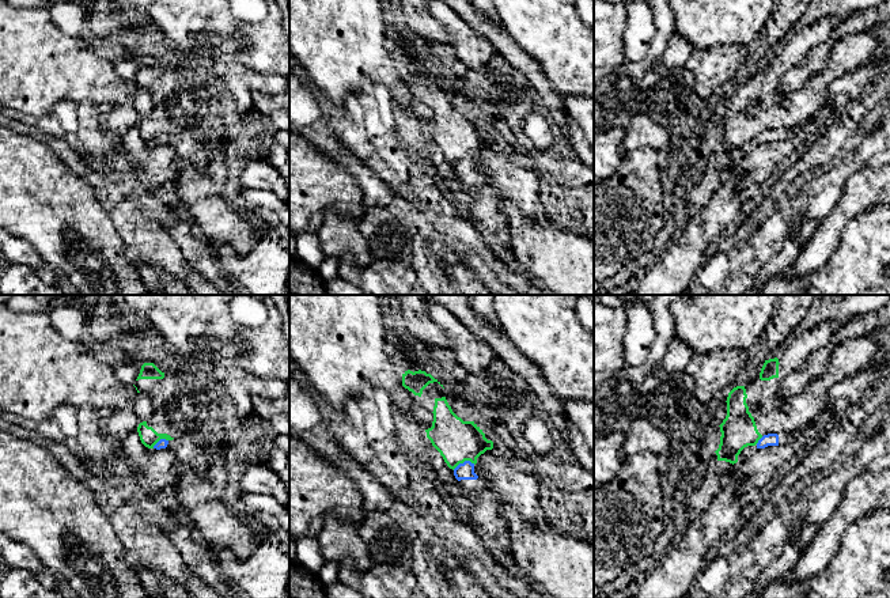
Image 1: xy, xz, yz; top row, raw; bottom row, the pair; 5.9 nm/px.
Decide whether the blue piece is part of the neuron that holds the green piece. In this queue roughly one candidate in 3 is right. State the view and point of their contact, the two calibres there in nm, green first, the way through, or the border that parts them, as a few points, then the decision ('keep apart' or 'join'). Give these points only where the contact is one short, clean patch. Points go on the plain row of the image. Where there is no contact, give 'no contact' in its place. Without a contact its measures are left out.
xz (464, 156) | 260/100 nm | along xz (474, 159), (464, 156), (453, 165) | keep apart

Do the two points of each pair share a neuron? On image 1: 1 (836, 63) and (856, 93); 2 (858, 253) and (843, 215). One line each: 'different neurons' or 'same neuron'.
1: different neurons
2: different neurons

